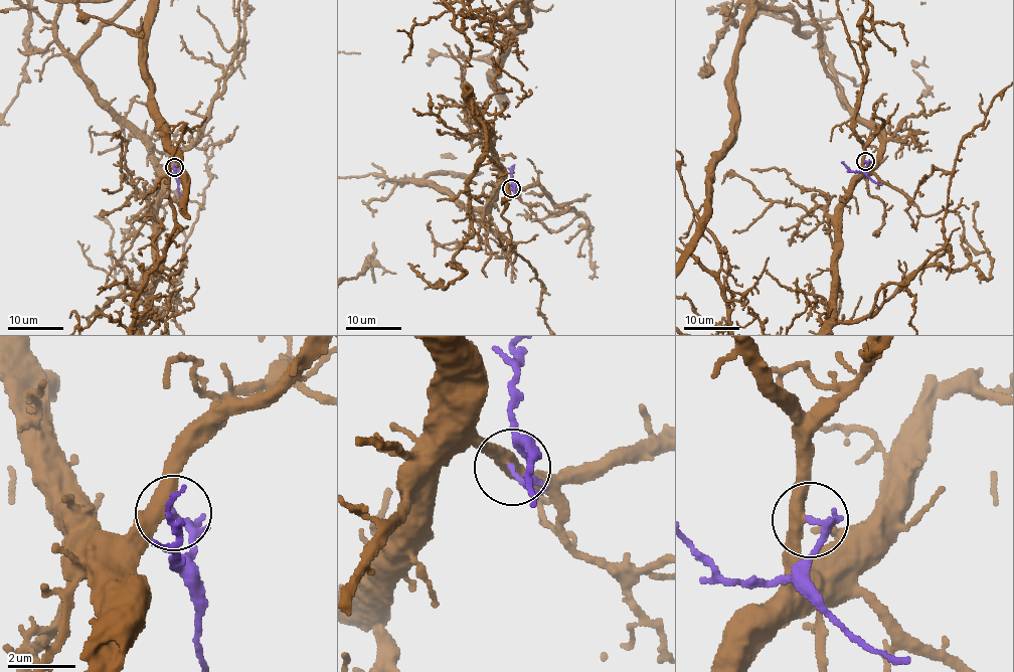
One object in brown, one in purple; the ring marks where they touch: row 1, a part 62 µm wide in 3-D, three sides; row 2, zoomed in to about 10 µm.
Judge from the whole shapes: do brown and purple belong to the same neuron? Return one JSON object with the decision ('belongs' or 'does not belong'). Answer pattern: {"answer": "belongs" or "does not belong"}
{"answer": "belongs"}

